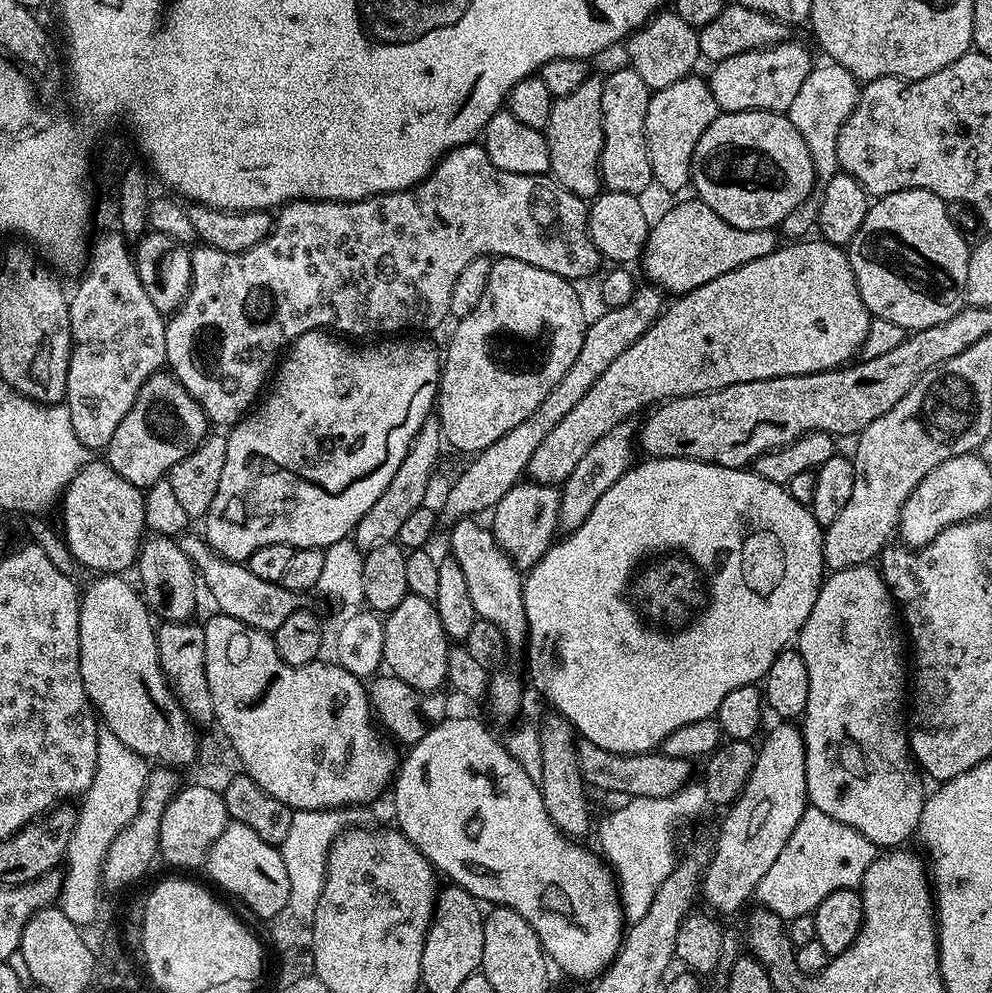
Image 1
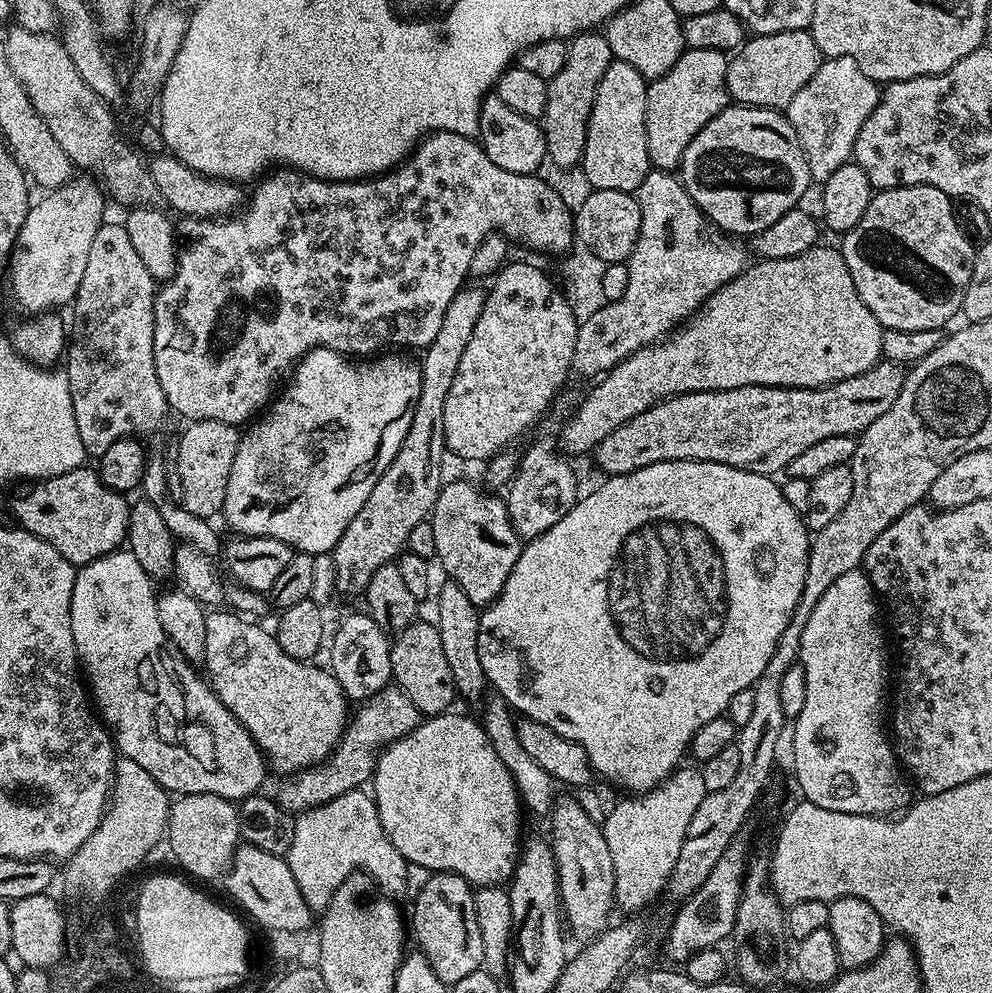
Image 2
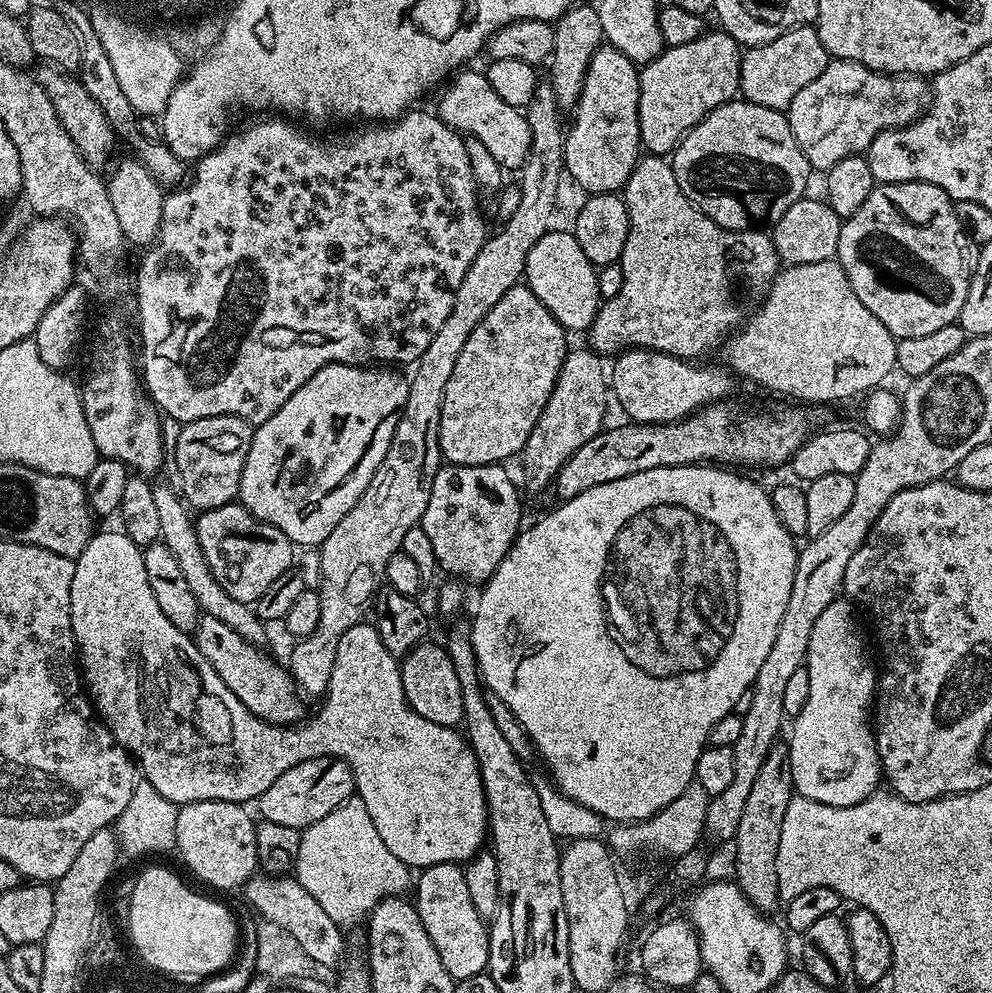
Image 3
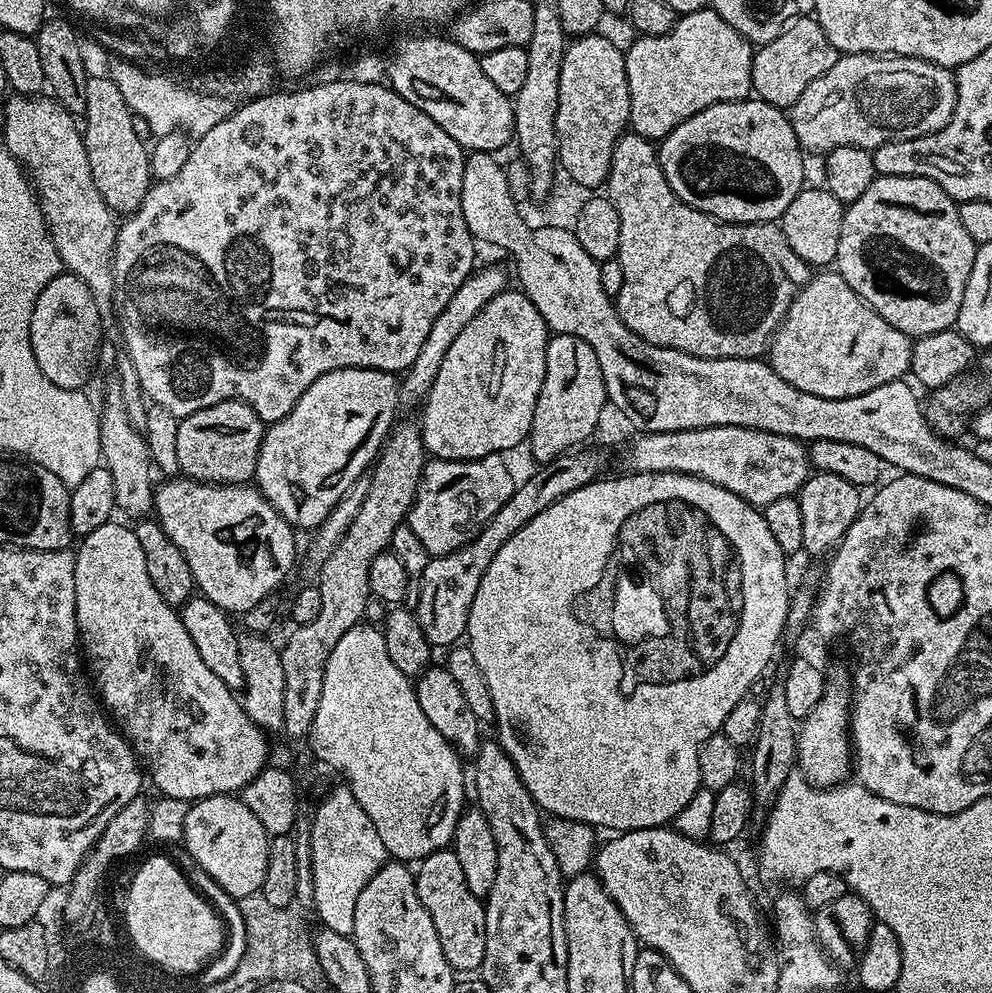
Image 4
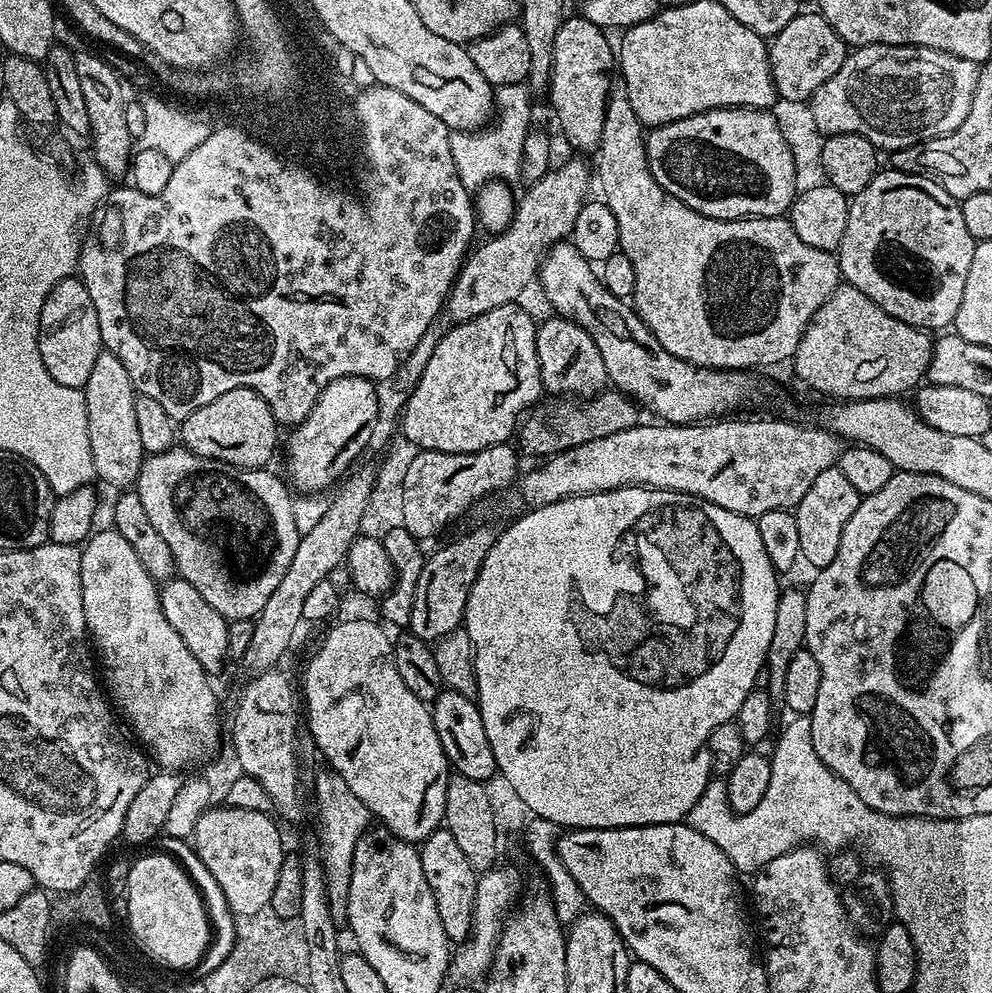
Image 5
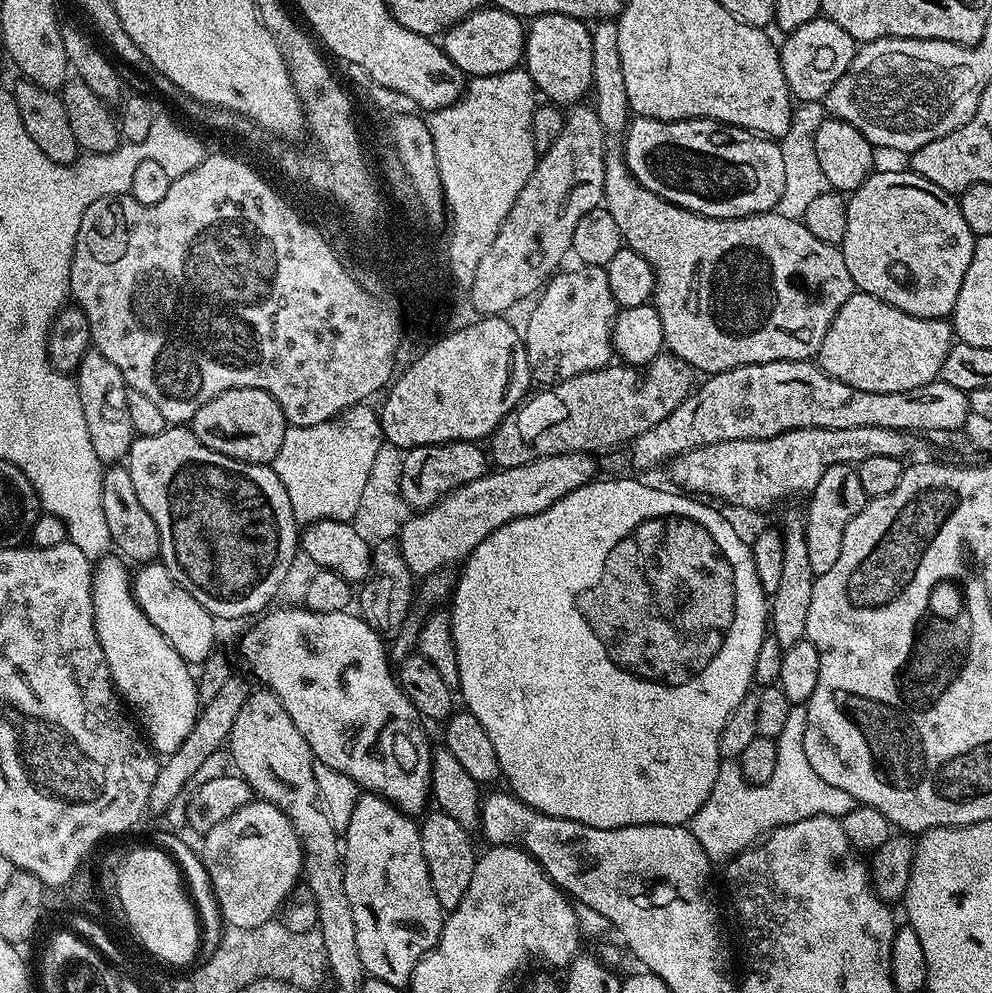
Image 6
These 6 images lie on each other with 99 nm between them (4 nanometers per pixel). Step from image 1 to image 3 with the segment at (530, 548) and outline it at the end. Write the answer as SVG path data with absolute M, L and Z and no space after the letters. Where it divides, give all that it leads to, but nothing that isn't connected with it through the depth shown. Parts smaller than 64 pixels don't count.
M587 347L569 351L562 362L562 370L558 370L558 378L554 382L554 390L538 418L534 422L534 430L530 430L530 438L526 438L526 446L522 453L524 460L524 480L532 492L540 492L556 479L558 470L590 438L594 438L605 427L604 411L610 404L610 384L606 379L606 364L595 351Z

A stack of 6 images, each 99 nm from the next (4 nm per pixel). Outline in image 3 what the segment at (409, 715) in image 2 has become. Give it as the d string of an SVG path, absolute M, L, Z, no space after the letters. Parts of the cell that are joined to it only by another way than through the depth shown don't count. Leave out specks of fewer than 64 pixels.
M315 756L298 766L290 766L258 798L260 816L281 826L301 830L314 822L326 818L330 810L342 806L356 790L356 779L352 777L352 767L345 760L334 760L330 756Z

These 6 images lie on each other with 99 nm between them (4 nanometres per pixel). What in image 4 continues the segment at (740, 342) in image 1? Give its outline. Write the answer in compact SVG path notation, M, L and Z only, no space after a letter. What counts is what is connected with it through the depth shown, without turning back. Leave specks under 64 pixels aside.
M820 270L813 275L807 284L801 287L796 297L792 299L792 305L776 333L772 335L772 342L768 345L766 353L767 363L778 374L778 378L786 378L790 386L798 386L798 390L806 390L806 394L818 394L818 398L850 398L854 394L866 394L866 390L874 390L874 386L882 386L886 382L894 382L901 379L912 367L912 346L913 341L902 330L894 330L885 320L874 311L868 303L863 300L856 291L842 278L835 270Z

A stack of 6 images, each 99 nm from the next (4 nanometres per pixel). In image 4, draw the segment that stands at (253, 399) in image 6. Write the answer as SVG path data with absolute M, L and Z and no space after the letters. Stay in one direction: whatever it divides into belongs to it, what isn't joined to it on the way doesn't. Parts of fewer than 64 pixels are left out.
M223 400L214 406L206 406L194 414L183 417L178 426L178 466L180 467L180 472L183 473L187 479L202 480L205 484L248 484L256 474L256 463L258 462L260 447L264 441L265 431L266 425L264 421L258 418L258 414L244 400Z

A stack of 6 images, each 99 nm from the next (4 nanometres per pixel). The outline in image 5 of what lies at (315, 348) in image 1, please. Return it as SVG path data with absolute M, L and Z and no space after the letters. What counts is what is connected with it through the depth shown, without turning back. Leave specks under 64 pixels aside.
M361 376L332 380L322 390L318 402L314 402L307 418L289 431L292 433L288 436L287 479L297 493L323 493L323 488L330 487L341 475L340 480L361 459L359 456L365 454L373 441L372 431L378 418L376 390L373 381Z

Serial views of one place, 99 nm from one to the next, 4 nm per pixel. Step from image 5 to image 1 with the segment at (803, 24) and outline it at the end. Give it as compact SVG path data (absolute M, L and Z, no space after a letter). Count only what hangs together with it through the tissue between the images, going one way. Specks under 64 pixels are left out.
M792 43L772 44L768 48L750 50L742 54L734 54L725 60L715 61L711 65L712 73L707 73L706 79L714 94L714 102L718 102L721 112L787 113L790 102L794 102L802 82L806 82L806 78L811 74L814 67L811 54L802 45Z

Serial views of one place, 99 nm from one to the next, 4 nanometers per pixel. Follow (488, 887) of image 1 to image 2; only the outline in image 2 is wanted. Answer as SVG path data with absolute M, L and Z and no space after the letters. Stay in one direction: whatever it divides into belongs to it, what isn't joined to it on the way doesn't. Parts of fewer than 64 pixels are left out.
M441 714L425 719L410 734L406 734L400 740L395 740L380 753L376 761L376 770L372 773L370 792L376 801L378 818L382 822L382 830L386 830L386 838L394 842L398 854L408 861L409 865L420 868L428 868L433 872L456 872L462 879L473 886L500 886L511 881L518 867L518 849L522 844L520 836L520 810L522 803L516 790L514 778L511 772L503 765L502 758L494 750L490 738L484 733L484 725L479 719L471 720L468 716L452 716L453 714Z

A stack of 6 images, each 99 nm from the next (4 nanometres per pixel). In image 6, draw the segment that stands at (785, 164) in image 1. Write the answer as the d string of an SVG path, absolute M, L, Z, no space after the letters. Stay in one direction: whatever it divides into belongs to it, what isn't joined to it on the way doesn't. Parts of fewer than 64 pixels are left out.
M636 116L629 119L622 147L628 169L646 190L680 208L710 218L733 220L739 216L771 212L785 189L787 172L779 143L733 124L720 124L717 120L655 120L649 116Z

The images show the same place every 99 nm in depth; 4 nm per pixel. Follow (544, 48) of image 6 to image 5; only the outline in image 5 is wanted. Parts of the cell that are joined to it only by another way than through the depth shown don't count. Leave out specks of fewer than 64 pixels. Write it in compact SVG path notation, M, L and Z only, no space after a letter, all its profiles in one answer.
M573 14L565 18L554 38L552 73L546 96L552 99L556 120L569 146L588 154L600 147L608 91L614 83L614 44L608 41L608 36L605 29L594 26L585 16Z

